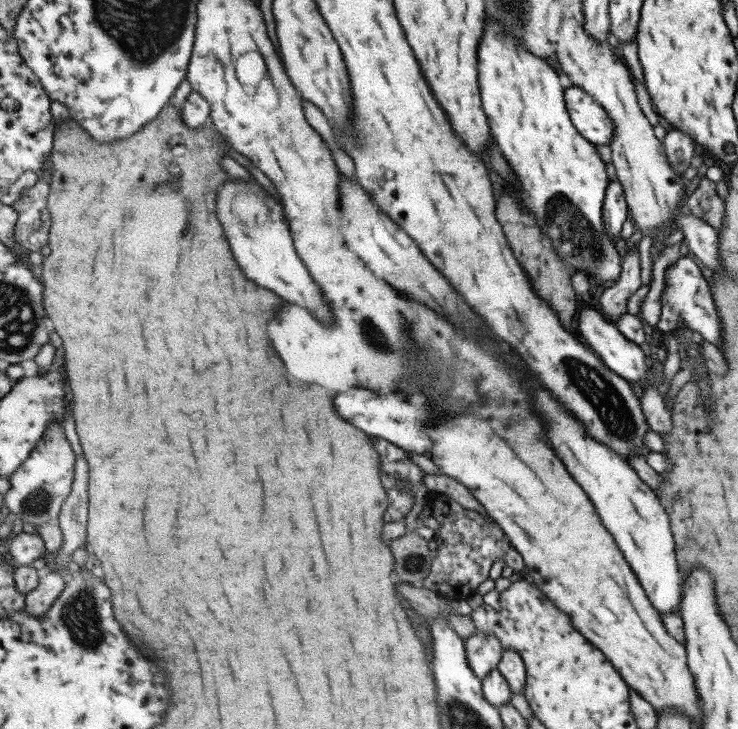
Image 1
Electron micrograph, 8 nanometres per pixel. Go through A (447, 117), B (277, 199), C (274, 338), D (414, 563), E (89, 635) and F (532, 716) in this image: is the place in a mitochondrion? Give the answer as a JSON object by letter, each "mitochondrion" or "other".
{"A":"other","B":"other","C":"other","D":"mitochondrion","E":"mitochondrion","F":"other"}

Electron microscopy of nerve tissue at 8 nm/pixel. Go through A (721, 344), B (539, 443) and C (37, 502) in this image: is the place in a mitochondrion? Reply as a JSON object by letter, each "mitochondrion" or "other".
{"A":"other","B":"other","C":"mitochondrion"}

